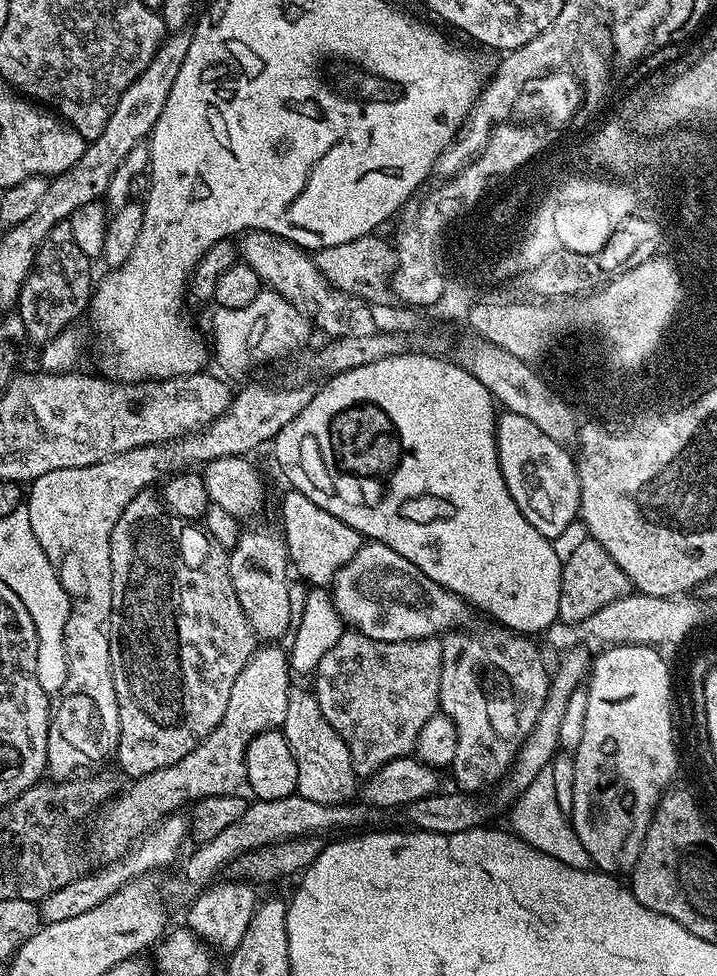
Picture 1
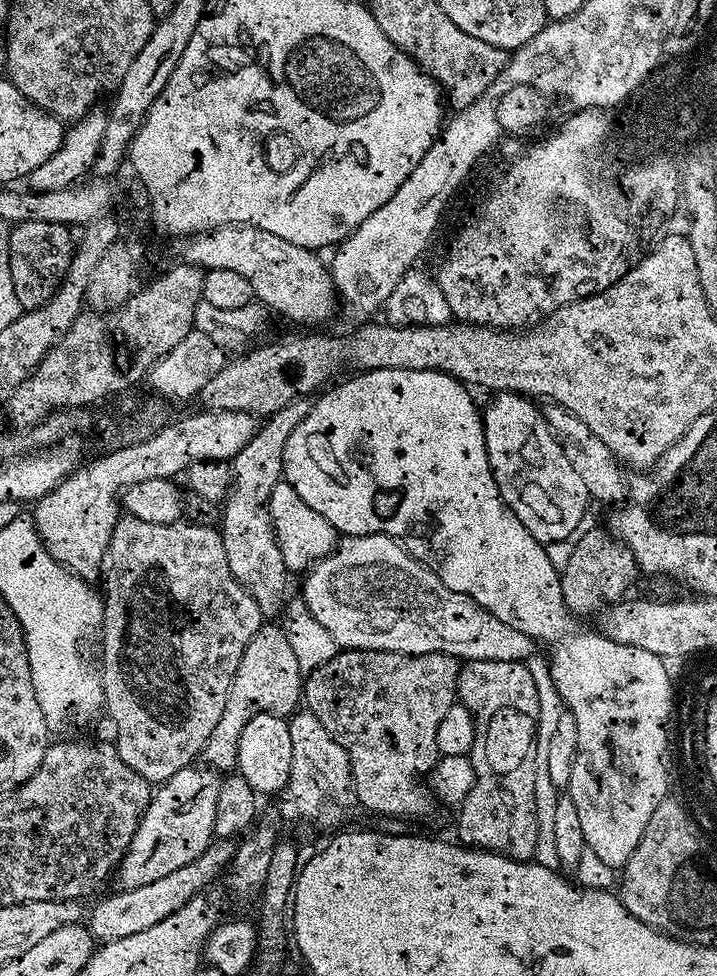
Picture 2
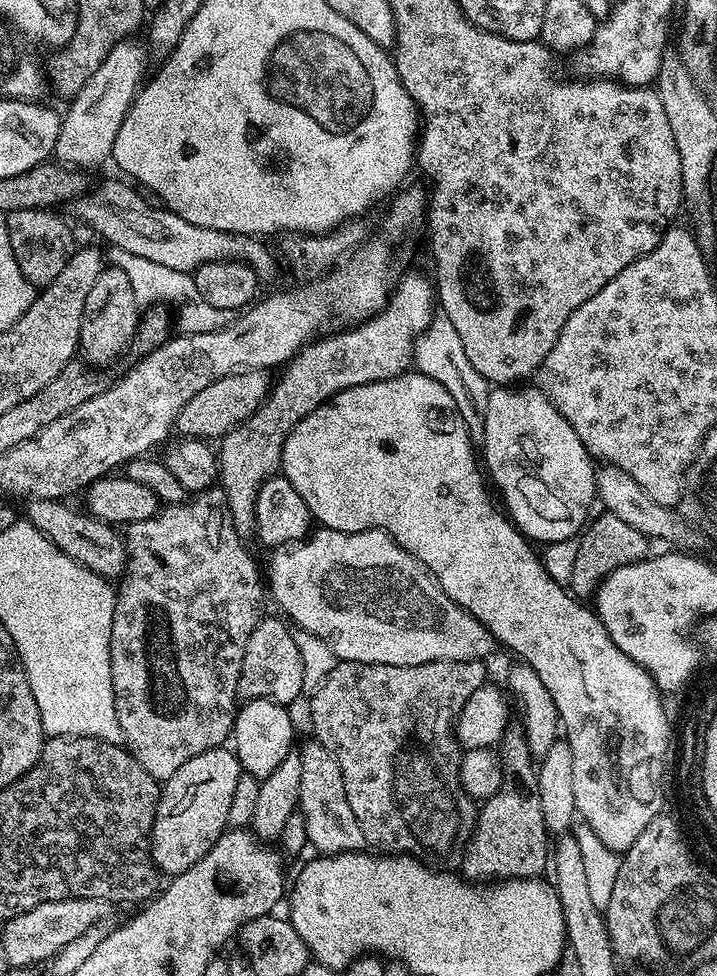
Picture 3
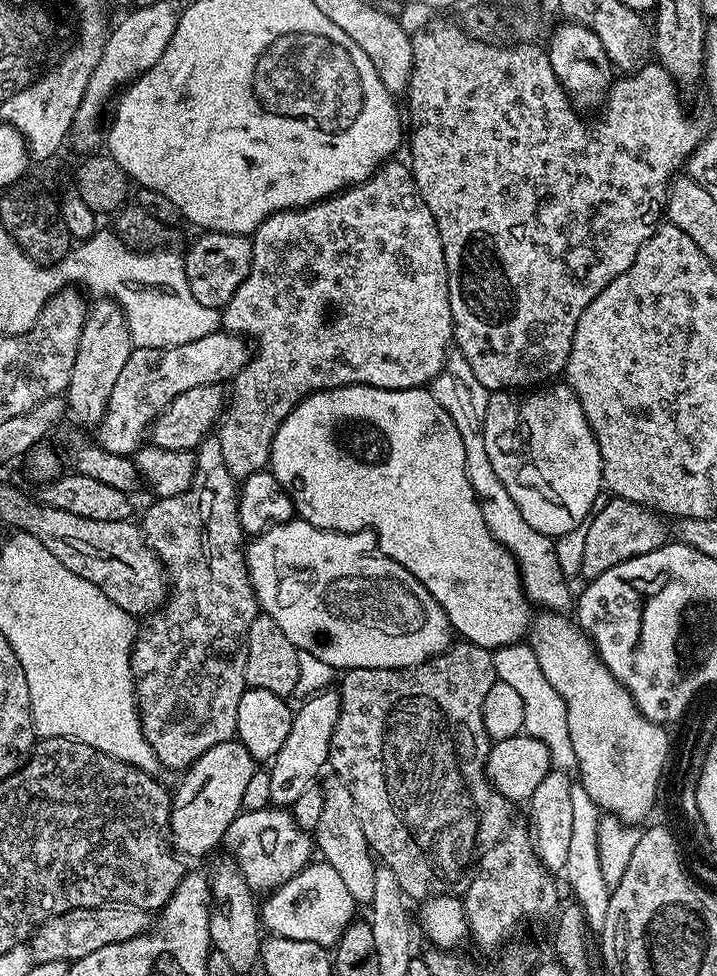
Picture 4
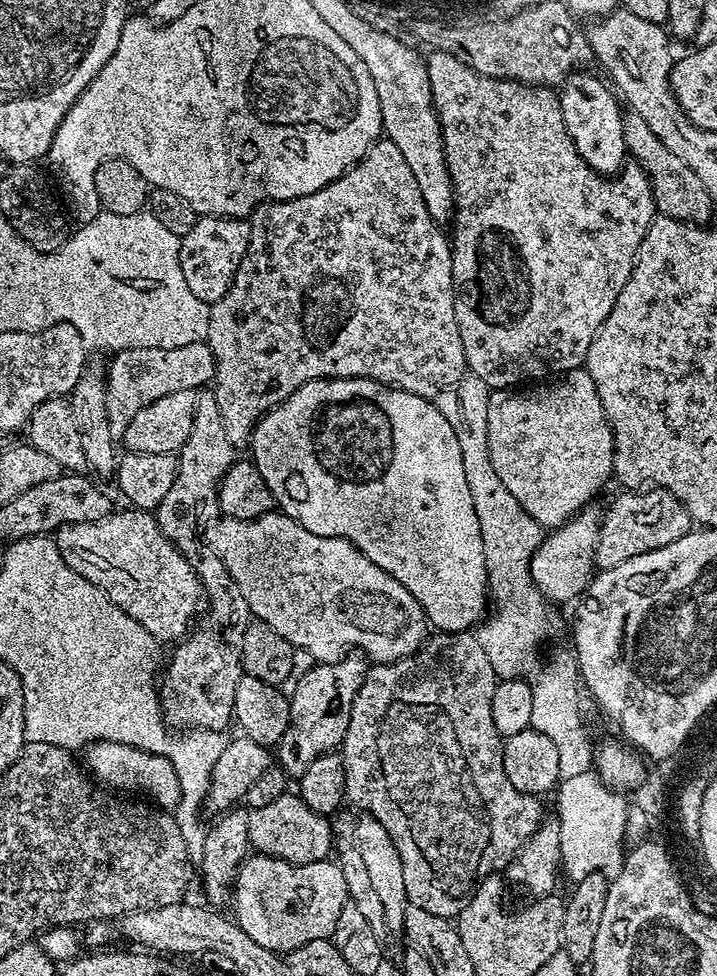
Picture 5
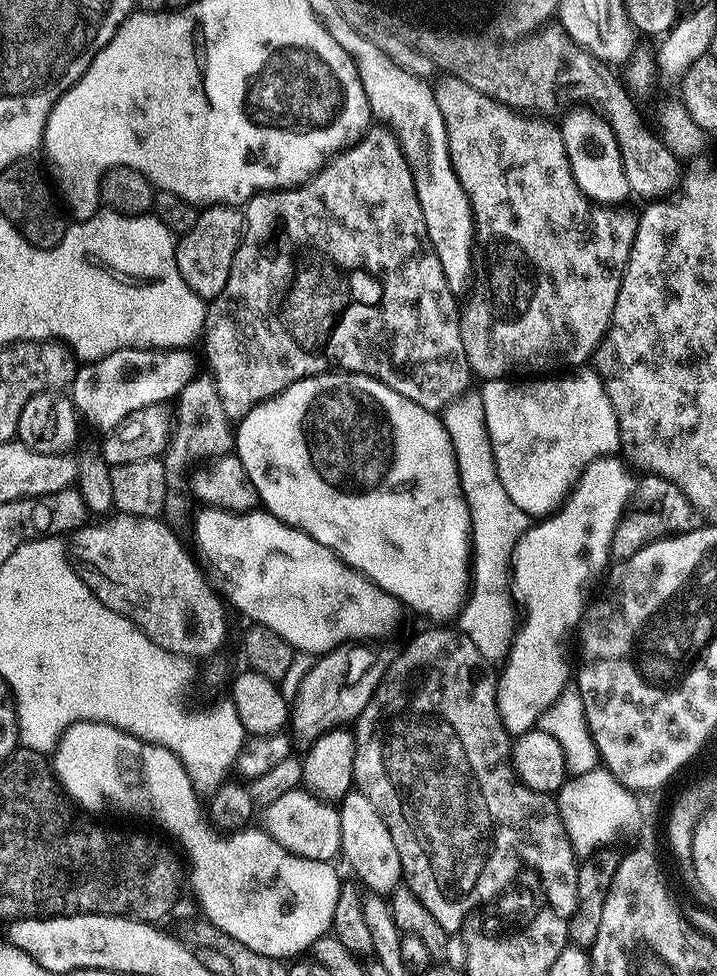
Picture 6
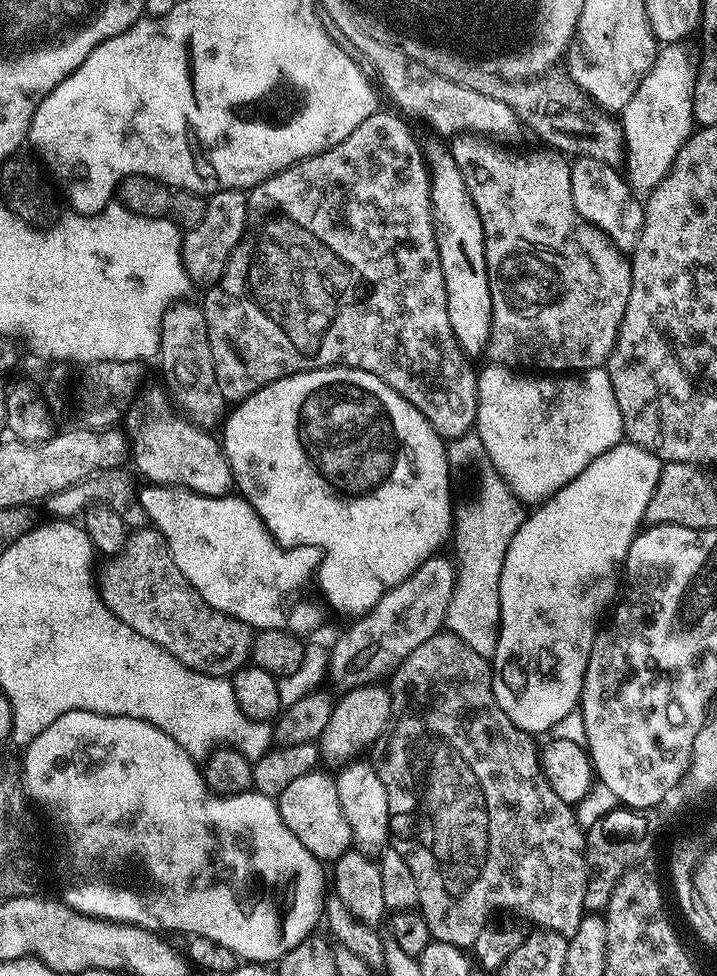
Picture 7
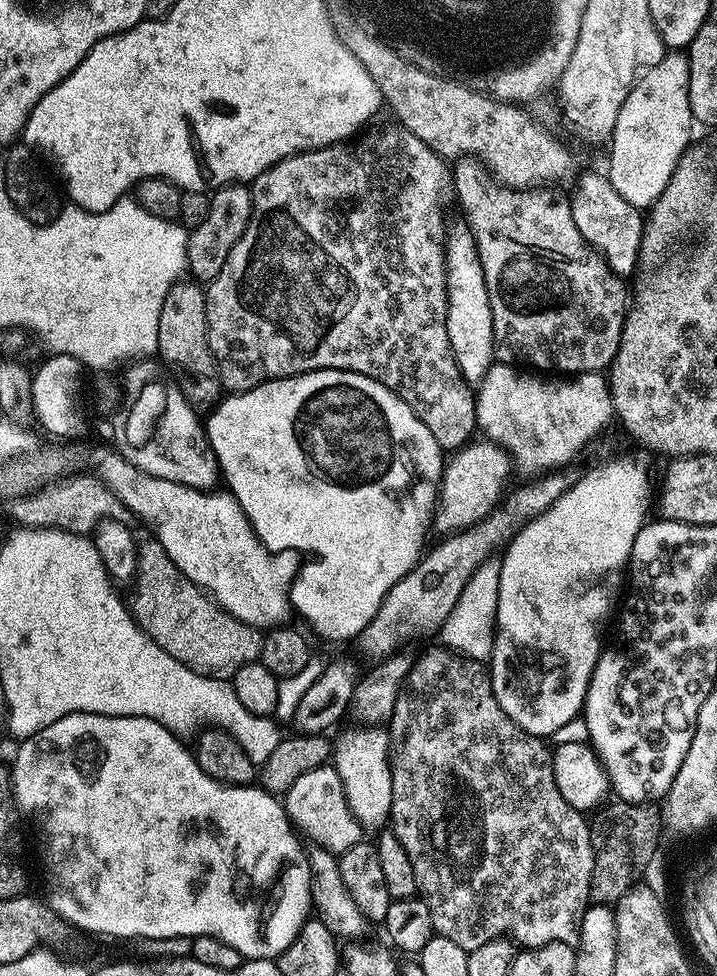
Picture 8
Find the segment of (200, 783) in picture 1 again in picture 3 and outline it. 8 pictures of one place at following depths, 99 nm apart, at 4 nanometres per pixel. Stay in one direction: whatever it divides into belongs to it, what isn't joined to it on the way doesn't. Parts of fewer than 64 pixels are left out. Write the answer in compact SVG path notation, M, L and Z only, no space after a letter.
M265 615L258 626L254 626L250 642L246 642L246 654L242 654L242 670L236 691L237 697L245 701L273 700L288 706L291 700L298 699L304 692L302 657L292 636L293 629L283 619L280 620Z

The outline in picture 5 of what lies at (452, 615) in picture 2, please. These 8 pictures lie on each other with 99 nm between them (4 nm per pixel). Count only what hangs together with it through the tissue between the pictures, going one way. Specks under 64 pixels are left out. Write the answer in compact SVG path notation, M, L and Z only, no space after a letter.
M273 510L267 512L265 516L258 517L257 520L217 519L207 529L206 542L222 558L226 570L234 578L238 590L242 590L242 598L246 598L249 613L266 626L270 626L270 630L278 630L278 634L282 634L282 638L286 638L286 642L290 642L293 648L301 648L306 650L306 654L312 654L316 662L333 664L355 650L367 657L369 661L377 664L392 664L396 660L413 656L429 639L428 615L424 613L418 598L414 598L414 594L410 594L410 590L406 590L406 586L402 586L402 582L398 582L398 578L386 574L386 570L382 570L382 566L374 566L374 562L370 562L370 558L366 558L366 554L358 551L348 540L310 534L310 530L306 530L298 521L290 519L279 510Z

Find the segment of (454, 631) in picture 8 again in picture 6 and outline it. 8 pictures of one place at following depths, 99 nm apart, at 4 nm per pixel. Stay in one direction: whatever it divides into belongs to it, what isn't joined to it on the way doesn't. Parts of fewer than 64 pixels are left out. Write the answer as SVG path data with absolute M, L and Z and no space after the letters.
M479 391L466 392L455 404L443 411L442 419L454 446L454 458L458 462L458 478L468 507L470 529L470 587L458 617L458 630L466 638L470 638L474 646L478 646L478 654L482 654L482 658L490 662L500 662L508 655L508 647L518 631L518 610L512 598L510 565L514 546L530 527L530 517L522 510L522 506L510 499L510 494L506 494L506 486L502 486L502 478L498 478L498 466L494 462L490 434L486 430L486 410Z

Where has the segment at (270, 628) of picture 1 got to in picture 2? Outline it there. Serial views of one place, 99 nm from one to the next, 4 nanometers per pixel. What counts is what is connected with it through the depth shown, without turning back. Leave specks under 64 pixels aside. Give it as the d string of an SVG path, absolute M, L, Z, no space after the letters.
M301 398L282 406L282 410L272 413L257 427L254 438L238 450L238 454L230 461L232 469L232 487L228 489L226 499L222 504L222 531L220 537L226 546L226 562L230 562L230 574L242 587L246 589L258 604L258 610L265 618L276 618L285 611L286 595L284 591L288 588L290 573L288 567L282 562L282 550L278 550L276 535L270 522L270 510L268 499L270 490L278 483L281 483L284 474L284 451L290 434L310 414L313 401L308 398Z

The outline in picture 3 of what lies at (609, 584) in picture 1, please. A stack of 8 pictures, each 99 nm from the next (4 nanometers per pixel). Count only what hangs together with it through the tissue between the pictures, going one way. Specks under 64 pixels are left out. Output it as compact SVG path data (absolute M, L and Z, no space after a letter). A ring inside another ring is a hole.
M605 512L597 520L591 521L579 533L578 555L574 562L574 571L570 574L570 582L567 587L573 596L577 598L595 597L602 581L614 570L618 570L627 564L637 564L638 561L645 559L649 555L650 541L634 526L627 522L622 522L612 512ZM588 596L588 597L584 597Z

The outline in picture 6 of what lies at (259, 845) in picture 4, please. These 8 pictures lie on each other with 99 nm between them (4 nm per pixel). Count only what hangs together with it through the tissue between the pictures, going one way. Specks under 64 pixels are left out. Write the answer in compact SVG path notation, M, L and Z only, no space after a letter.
M299 787L290 790L290 794L282 794L282 798L277 798L275 802L270 802L270 806L263 809L262 816L264 830L283 848L302 858L332 862L340 856L342 822L339 807L335 803L319 800L312 792Z

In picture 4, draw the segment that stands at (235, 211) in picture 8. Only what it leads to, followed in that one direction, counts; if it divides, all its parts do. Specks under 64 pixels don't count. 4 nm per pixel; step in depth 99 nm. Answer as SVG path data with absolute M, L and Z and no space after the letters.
M207 230L201 231L199 235L200 237L182 252L186 282L190 286L190 294L194 294L194 299L202 302L202 306L223 310L230 298L234 298L234 290L238 290L238 286L246 282L246 274L250 274L252 237Z

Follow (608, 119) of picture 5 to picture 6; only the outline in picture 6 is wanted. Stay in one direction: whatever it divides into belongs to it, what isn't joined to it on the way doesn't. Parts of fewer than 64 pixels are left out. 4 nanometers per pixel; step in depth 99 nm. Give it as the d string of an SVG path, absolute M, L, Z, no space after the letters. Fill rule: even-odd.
M580 106L577 112L568 112L558 127L562 142L566 146L566 158L574 174L574 182L593 204L601 206L620 206L630 193L626 182L626 170L622 166L622 154L614 138L614 130L599 111L588 106ZM592 111L592 112L591 112Z

